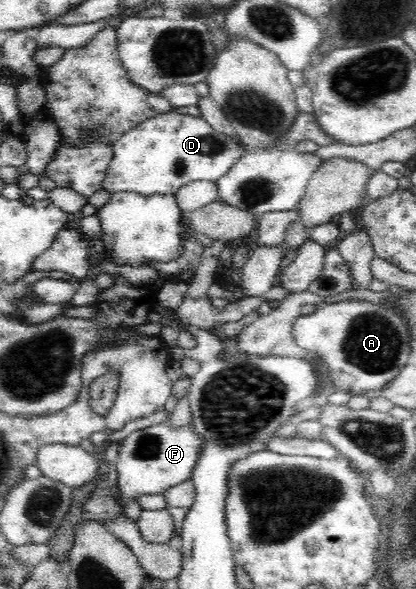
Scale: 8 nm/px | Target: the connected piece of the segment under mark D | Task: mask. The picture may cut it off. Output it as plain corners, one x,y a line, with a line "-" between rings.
175,109
143,121
143,124
137,125
135,129
127,131
123,137
119,137
119,141
111,148
114,156
107,167
102,189
109,193
132,191
148,196
153,194
173,195
179,191
180,187
193,181
216,182
249,151
260,151
259,149
249,149
240,138
217,132
203,117
181,115

